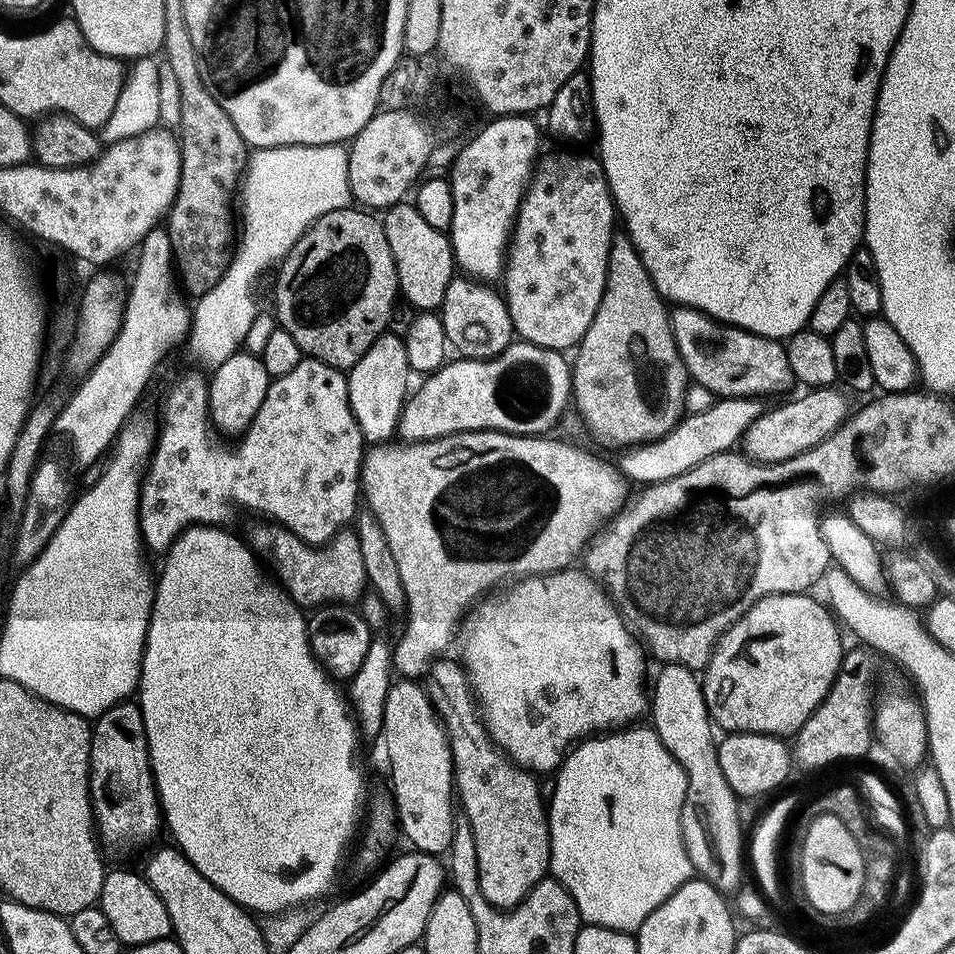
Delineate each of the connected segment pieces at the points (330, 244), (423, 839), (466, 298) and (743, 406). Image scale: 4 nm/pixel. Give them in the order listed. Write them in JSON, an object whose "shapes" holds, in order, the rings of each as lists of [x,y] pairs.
{"shapes":[[[[349,206],[318,218],[280,261],[275,273],[274,315],[279,327],[285,328],[294,337],[305,357],[326,362],[326,366],[331,368],[351,370],[362,354],[374,346],[377,338],[389,331],[388,323],[398,301],[394,254],[390,254],[383,223],[372,216],[375,215],[371,211]]],[[[400,678],[390,684],[381,730],[382,743],[392,763],[390,799],[396,809],[399,831],[415,851],[439,857],[447,853],[452,844],[458,812],[454,807],[454,773],[448,733],[423,683]]],[[[454,276],[440,307],[440,317],[449,345],[467,359],[483,360],[497,356],[513,343],[515,328],[503,295],[491,285],[465,276]]],[[[723,397],[700,413],[685,415],[662,439],[627,449],[618,460],[621,473],[633,483],[651,486],[684,474],[698,462],[714,454],[733,449],[752,422],[763,414],[764,405],[757,397]]]]}

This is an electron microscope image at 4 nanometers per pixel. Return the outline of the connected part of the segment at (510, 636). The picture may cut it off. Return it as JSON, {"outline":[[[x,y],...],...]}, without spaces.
{"outline":[[[561,570],[559,572],[549,572],[543,576],[529,576],[521,579],[515,586],[493,591],[483,597],[464,617],[462,627],[458,633],[458,648],[460,644],[458,659],[463,664],[464,670],[468,674],[468,680],[472,684],[472,692],[476,696],[481,720],[488,727],[488,733],[492,736],[496,747],[508,759],[520,765],[521,768],[528,769],[533,774],[541,774],[540,772],[555,773],[560,765],[564,763],[565,756],[568,755],[570,749],[577,742],[591,737],[593,734],[600,734],[605,730],[619,730],[639,721],[636,719],[643,712],[645,715],[650,704],[646,684],[644,688],[644,656],[646,657],[646,652],[641,641],[628,627],[624,617],[621,616],[615,604],[613,604],[611,596],[604,591],[598,581],[588,575],[587,571],[572,571]]]}

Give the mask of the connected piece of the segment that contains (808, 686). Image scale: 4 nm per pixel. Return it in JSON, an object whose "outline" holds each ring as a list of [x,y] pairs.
{"outline":[[[782,593],[777,596],[762,597],[760,601],[746,610],[744,616],[740,616],[734,621],[720,636],[719,640],[716,641],[716,649],[712,651],[712,656],[708,659],[708,666],[702,672],[702,687],[704,690],[704,701],[708,707],[708,714],[719,727],[720,724],[724,727],[723,731],[725,733],[757,732],[767,736],[791,737],[799,732],[802,725],[810,718],[810,714],[814,714],[814,710],[826,698],[826,694],[830,690],[830,686],[840,669],[840,661],[844,659],[846,648],[845,645],[840,645],[841,629],[834,619],[833,613],[821,601],[820,604],[812,597],[812,594],[796,595],[794,593]]]}

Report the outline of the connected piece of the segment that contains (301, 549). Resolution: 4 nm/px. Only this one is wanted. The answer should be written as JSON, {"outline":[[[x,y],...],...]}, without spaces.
{"outline":[[[275,522],[256,523],[260,524],[254,525],[249,530],[248,536],[246,535],[247,543],[253,553],[262,557],[263,563],[269,569],[273,568],[271,571],[280,587],[297,604],[308,610],[315,610],[326,604],[352,606],[365,595],[369,583],[366,567],[363,565],[359,538],[355,531],[339,532],[327,544],[315,545],[306,543],[305,540],[298,538],[289,528],[284,528],[281,524]]]}

